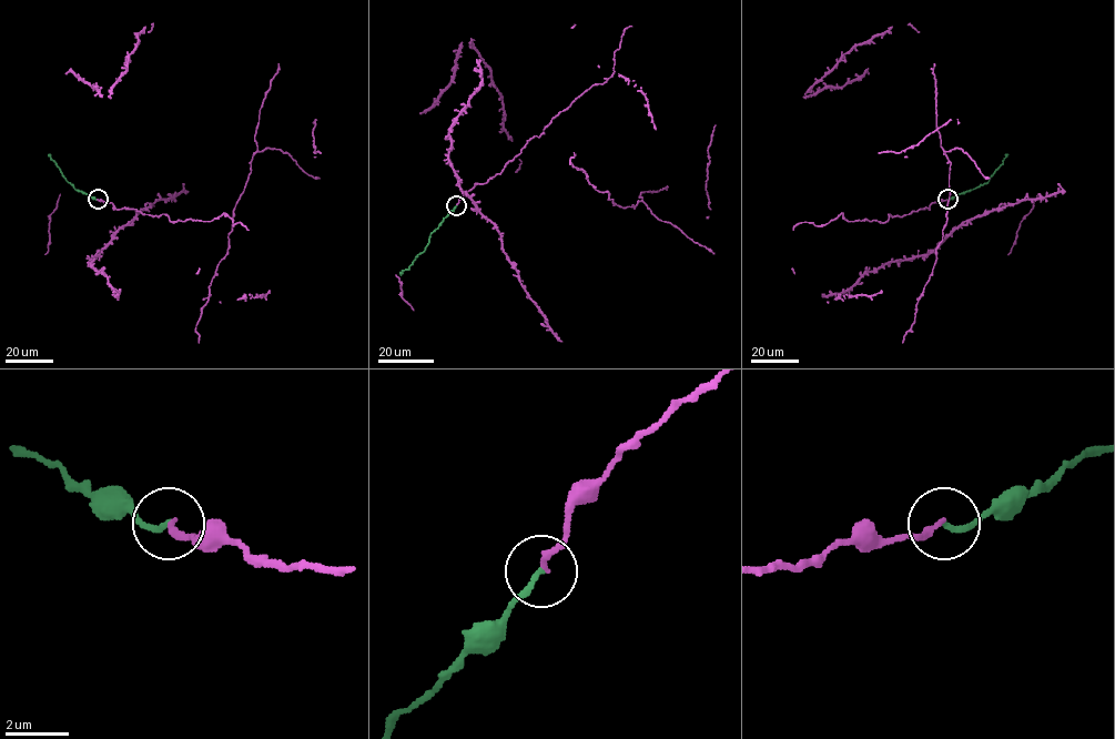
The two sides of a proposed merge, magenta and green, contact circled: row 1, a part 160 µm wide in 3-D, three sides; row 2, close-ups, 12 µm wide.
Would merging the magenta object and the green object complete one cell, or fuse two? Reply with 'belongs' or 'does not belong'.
belongs

